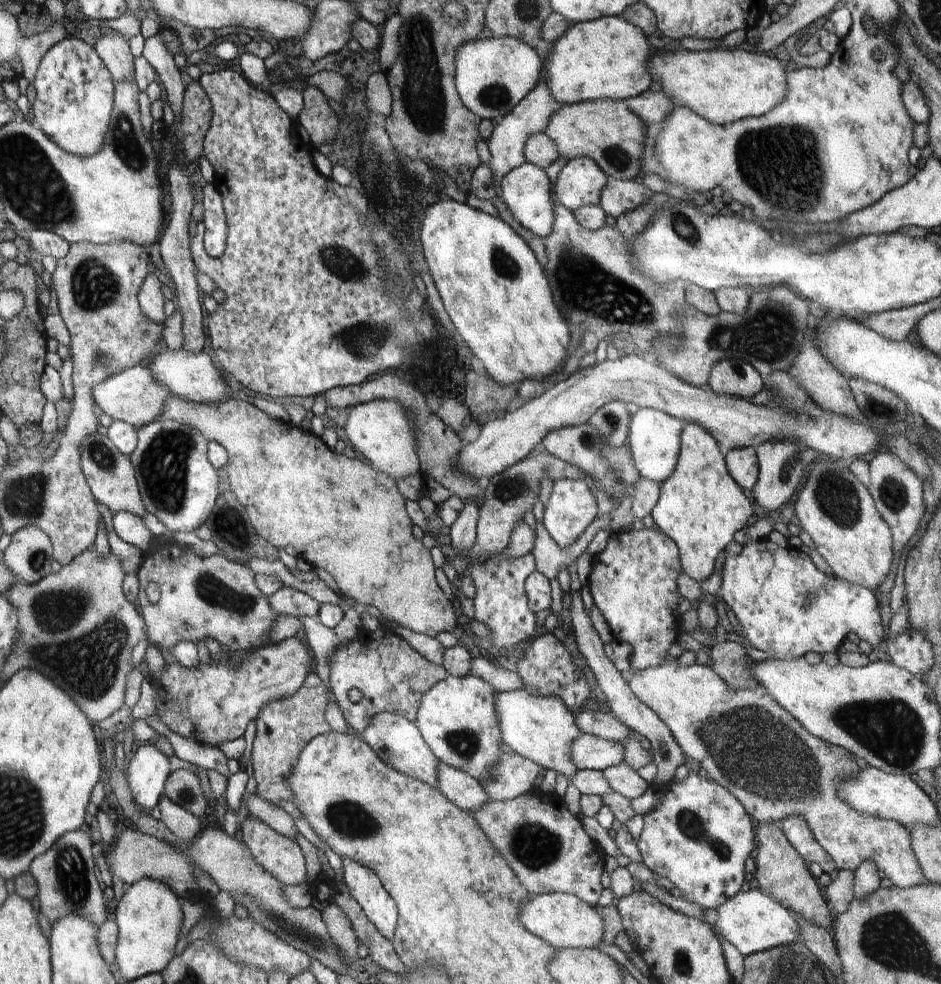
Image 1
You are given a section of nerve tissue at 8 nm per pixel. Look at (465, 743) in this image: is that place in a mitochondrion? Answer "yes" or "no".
yes

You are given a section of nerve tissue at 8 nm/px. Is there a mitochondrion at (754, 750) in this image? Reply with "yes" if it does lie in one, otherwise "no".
yes

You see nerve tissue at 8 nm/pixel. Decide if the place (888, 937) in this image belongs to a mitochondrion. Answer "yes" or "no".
yes

